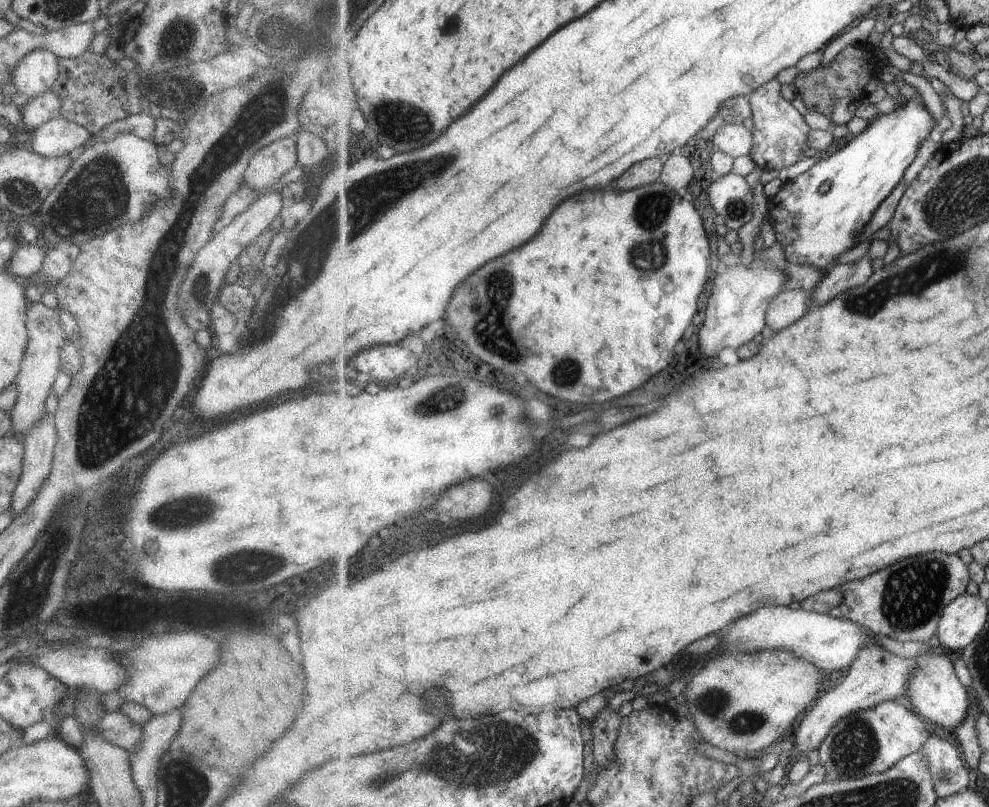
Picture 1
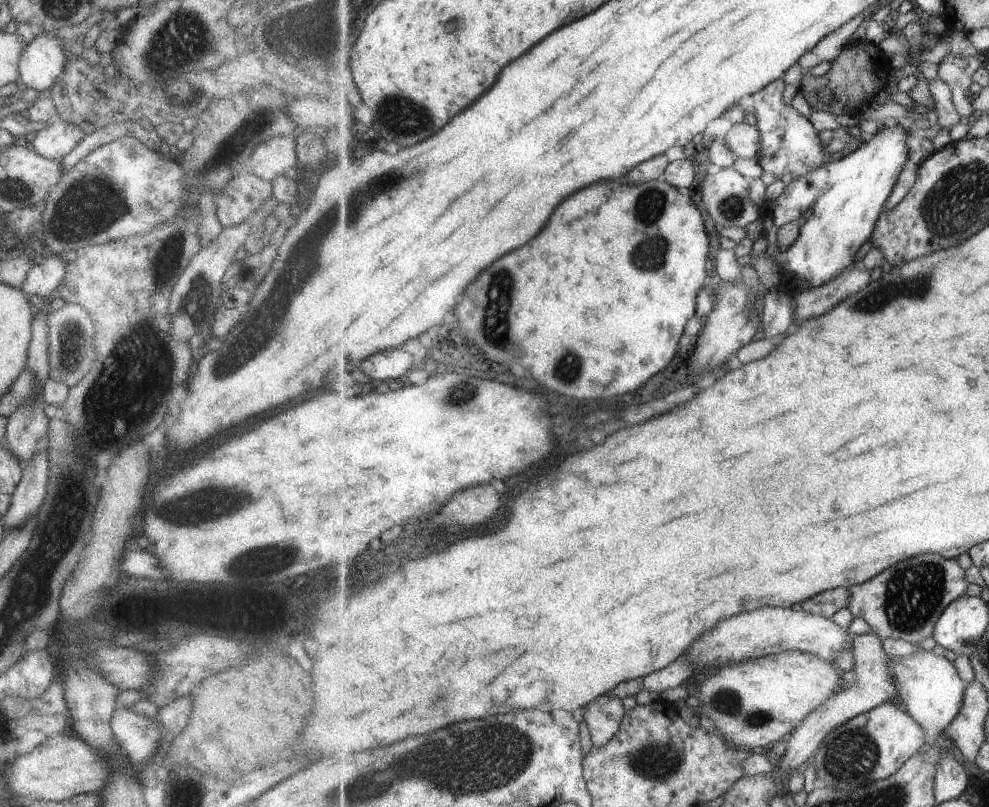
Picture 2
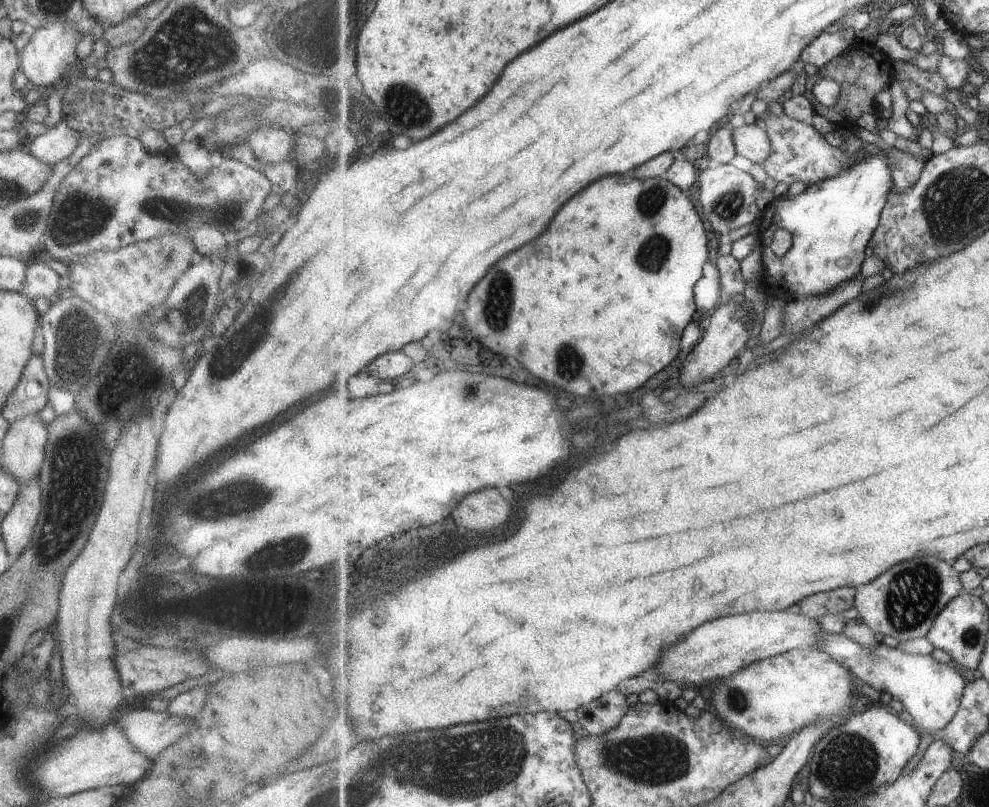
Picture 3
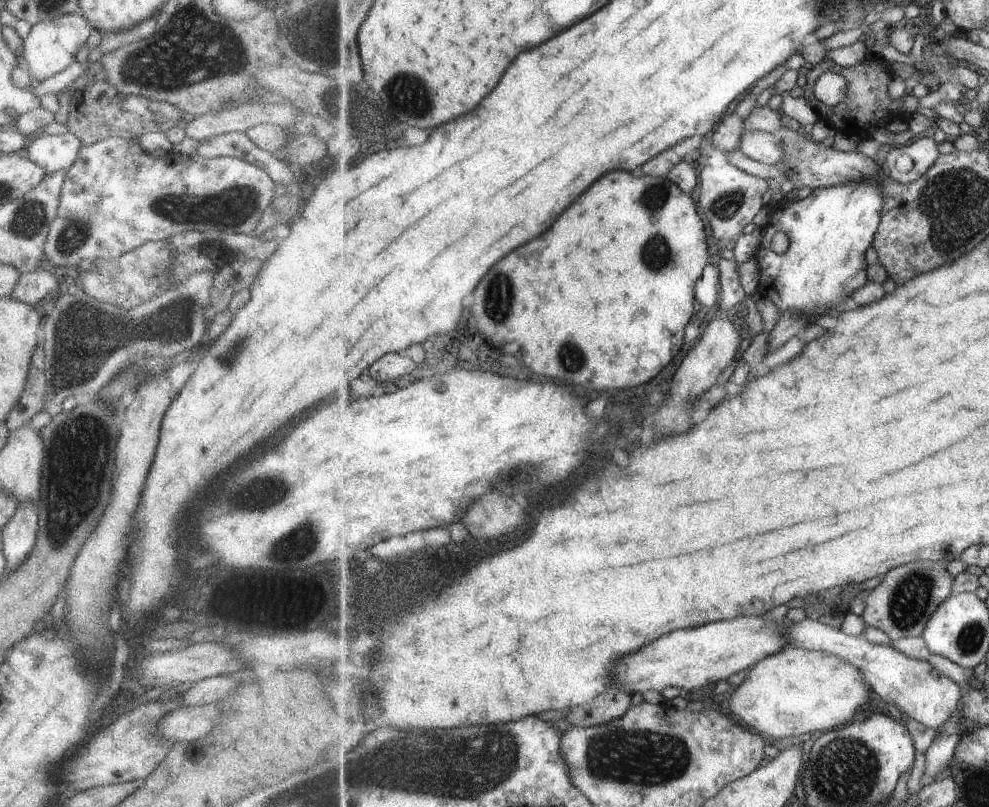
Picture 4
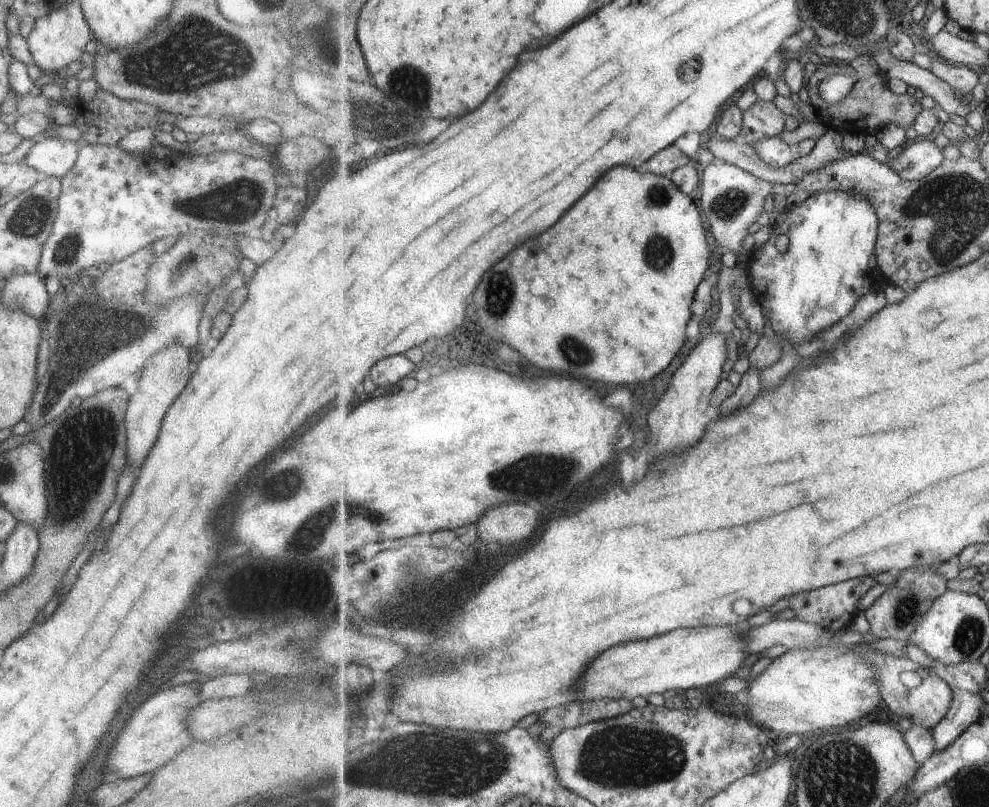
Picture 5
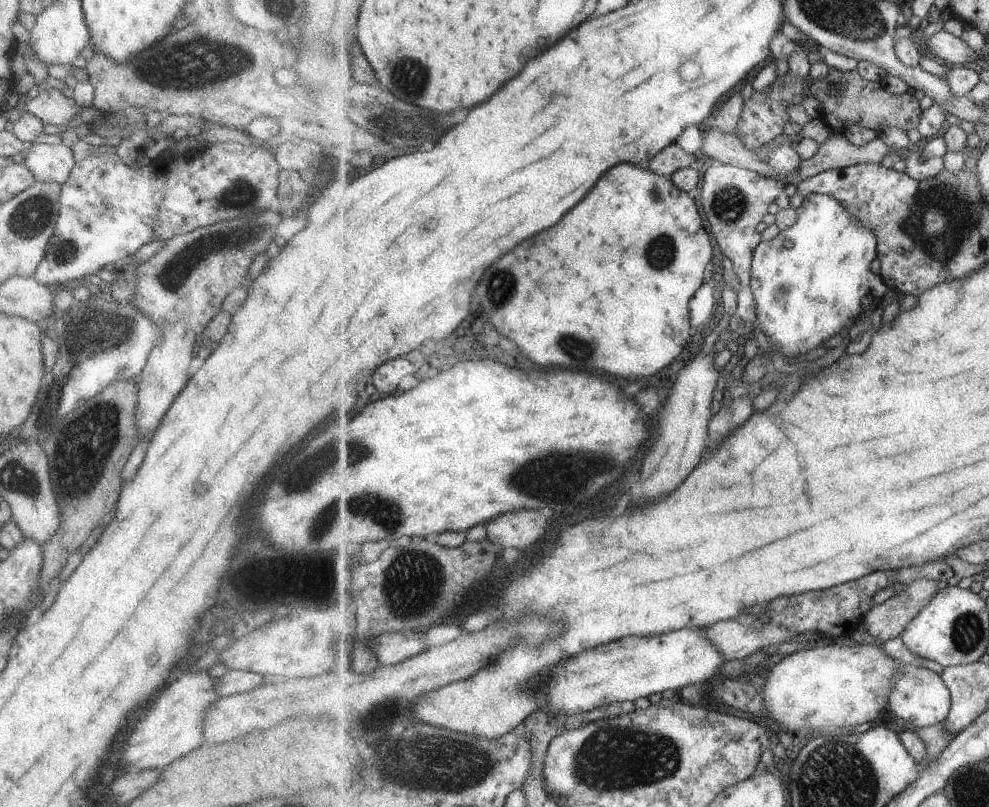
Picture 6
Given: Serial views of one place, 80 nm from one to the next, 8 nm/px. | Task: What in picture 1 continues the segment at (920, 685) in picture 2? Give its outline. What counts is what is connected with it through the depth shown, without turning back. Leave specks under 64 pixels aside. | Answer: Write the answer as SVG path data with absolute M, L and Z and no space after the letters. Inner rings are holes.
M925 653L918 657L915 670L911 672L908 696L911 710L916 715L928 720L929 724L935 724L943 728L956 728L967 718L970 707L968 687L963 686L959 680L955 668L953 668L953 654L937 655Z

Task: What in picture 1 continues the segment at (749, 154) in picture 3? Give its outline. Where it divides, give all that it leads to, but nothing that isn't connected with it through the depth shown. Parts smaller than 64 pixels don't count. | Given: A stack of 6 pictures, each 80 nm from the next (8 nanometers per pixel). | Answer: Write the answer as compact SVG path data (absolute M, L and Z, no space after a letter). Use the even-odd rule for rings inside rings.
M742 123L719 124L713 141L719 150L737 158L737 156L749 155L752 151L754 132Z

